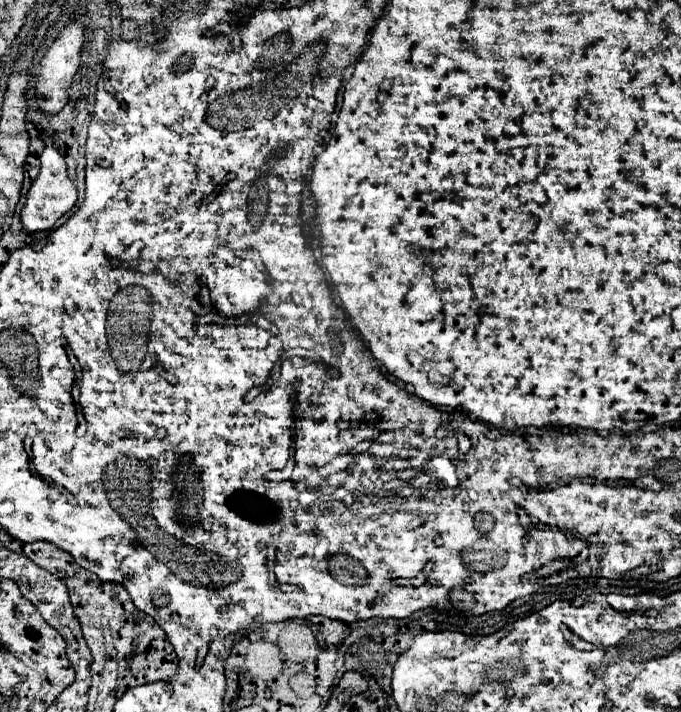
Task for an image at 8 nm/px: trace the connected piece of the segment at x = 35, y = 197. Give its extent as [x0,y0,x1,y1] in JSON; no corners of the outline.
[20,147,78,233]

